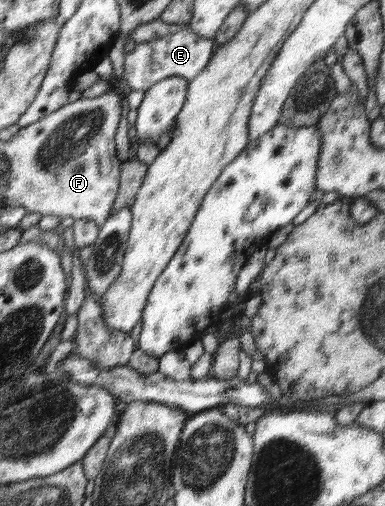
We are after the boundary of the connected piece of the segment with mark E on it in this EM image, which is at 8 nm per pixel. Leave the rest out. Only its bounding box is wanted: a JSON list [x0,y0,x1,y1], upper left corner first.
[123,28,214,91]

